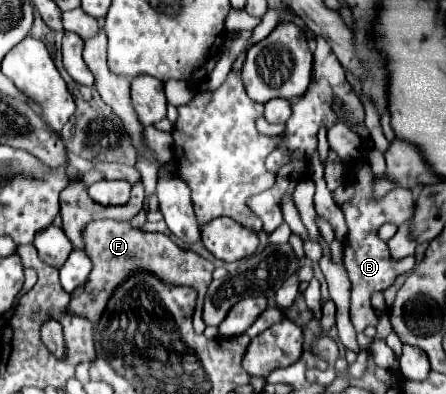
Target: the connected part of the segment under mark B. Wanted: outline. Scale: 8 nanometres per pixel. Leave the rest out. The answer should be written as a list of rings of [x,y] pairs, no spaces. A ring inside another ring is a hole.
[[[367,159],[353,161],[347,169],[347,181],[353,187],[353,197],[343,205],[345,221],[349,227],[347,241],[345,241],[345,269],[351,279],[351,321],[355,331],[363,331],[369,325],[377,325],[377,315],[375,309],[371,307],[371,293],[375,291],[385,291],[387,287],[393,285],[393,281],[401,273],[409,273],[415,265],[415,257],[407,259],[393,259],[389,255],[389,247],[383,239],[379,239],[377,231],[383,223],[403,223],[407,217],[413,215],[415,203],[413,203],[413,193],[409,189],[393,189],[389,195],[375,197],[375,175],[371,171],[371,165]]]

